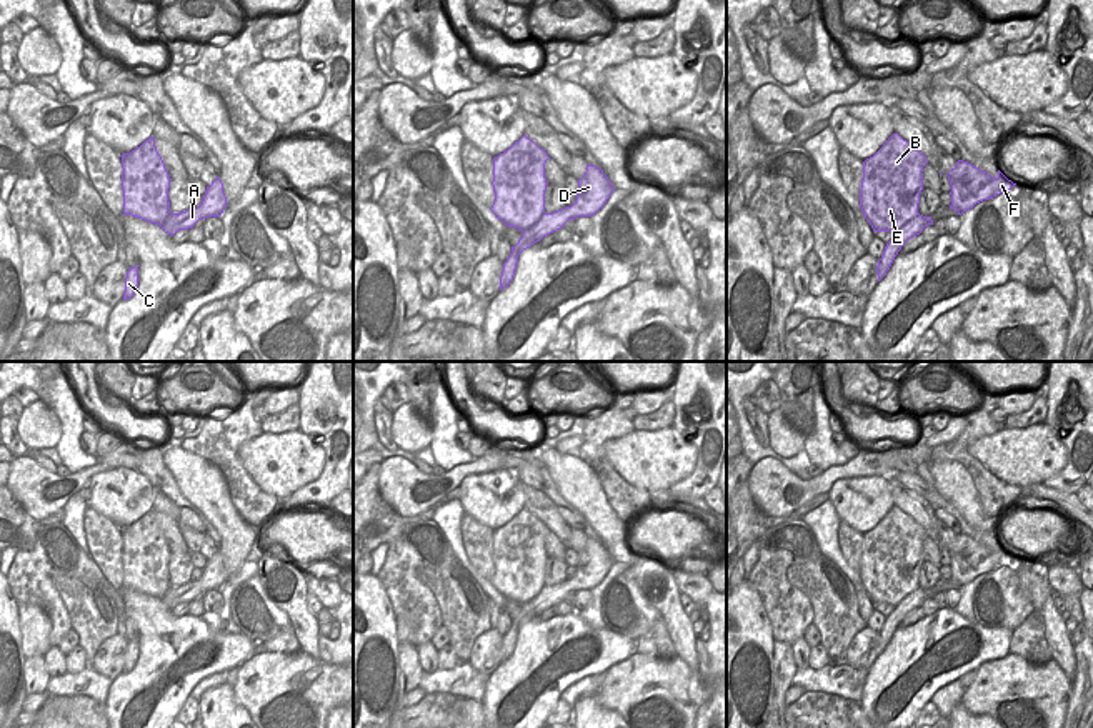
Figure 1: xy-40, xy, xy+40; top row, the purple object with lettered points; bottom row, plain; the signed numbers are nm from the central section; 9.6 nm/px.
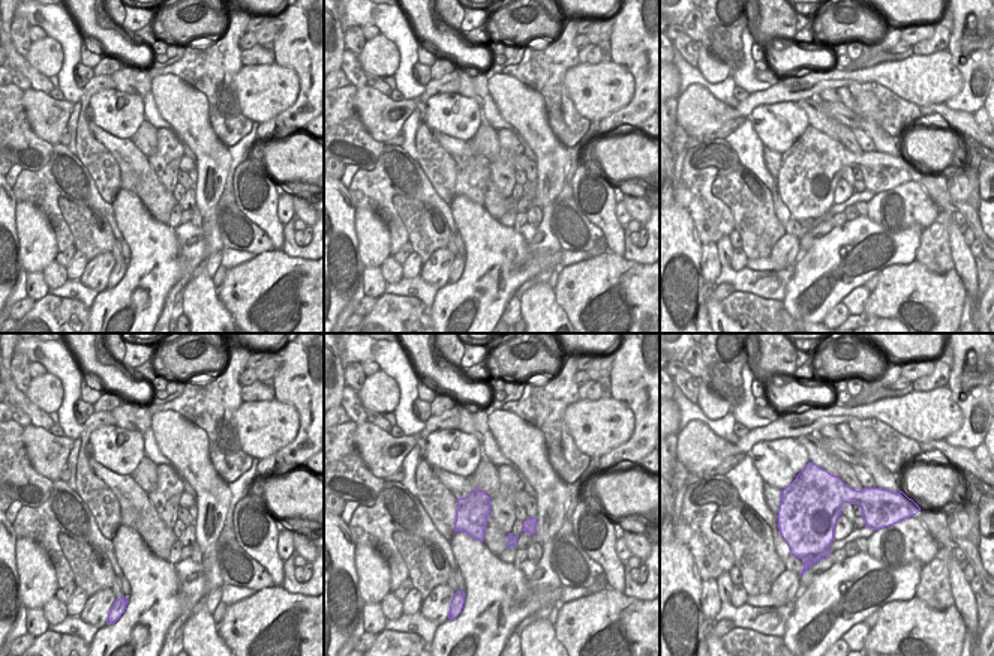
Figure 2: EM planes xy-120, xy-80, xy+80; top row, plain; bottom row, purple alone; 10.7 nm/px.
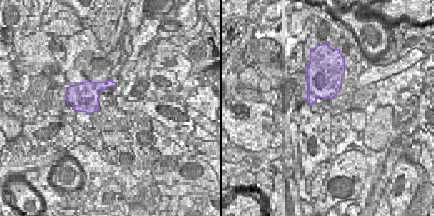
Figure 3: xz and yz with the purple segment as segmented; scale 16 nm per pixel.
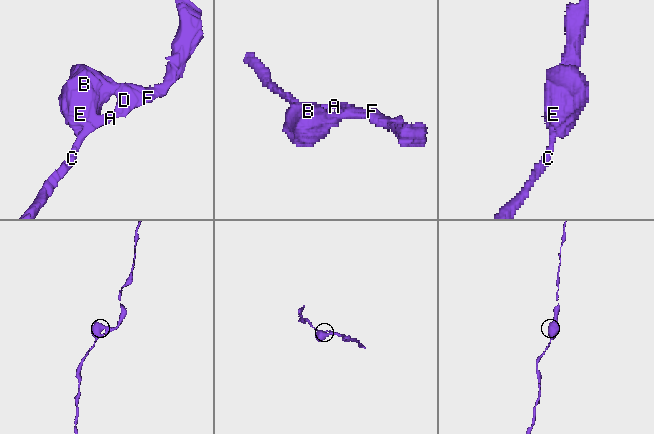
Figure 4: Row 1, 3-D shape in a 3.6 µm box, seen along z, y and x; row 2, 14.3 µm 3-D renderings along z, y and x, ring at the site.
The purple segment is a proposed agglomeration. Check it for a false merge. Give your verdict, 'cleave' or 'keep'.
keep

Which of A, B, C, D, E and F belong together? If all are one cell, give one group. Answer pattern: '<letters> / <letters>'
A B C D E F

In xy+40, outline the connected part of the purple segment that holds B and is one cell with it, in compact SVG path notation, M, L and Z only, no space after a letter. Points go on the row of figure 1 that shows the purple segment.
M893 133L883 147L863 162L863 178L860 188L860 207L873 232L891 232L893 238L886 243L878 260L878 282L890 270L901 247L920 235L925 227L933 225L931 217L918 213L920 193L923 190L923 167L926 158L910 142Z

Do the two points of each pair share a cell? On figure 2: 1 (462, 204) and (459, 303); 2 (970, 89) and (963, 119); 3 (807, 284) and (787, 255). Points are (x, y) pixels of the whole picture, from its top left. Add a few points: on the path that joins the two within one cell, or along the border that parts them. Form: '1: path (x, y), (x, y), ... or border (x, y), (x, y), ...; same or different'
1: path (477, 228), (477, 279); same
2: border (945, 102), (951, 108), (973, 114); different
3: border (804, 254), (792, 266); different

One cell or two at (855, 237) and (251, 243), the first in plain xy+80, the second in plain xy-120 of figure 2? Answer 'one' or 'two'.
two

